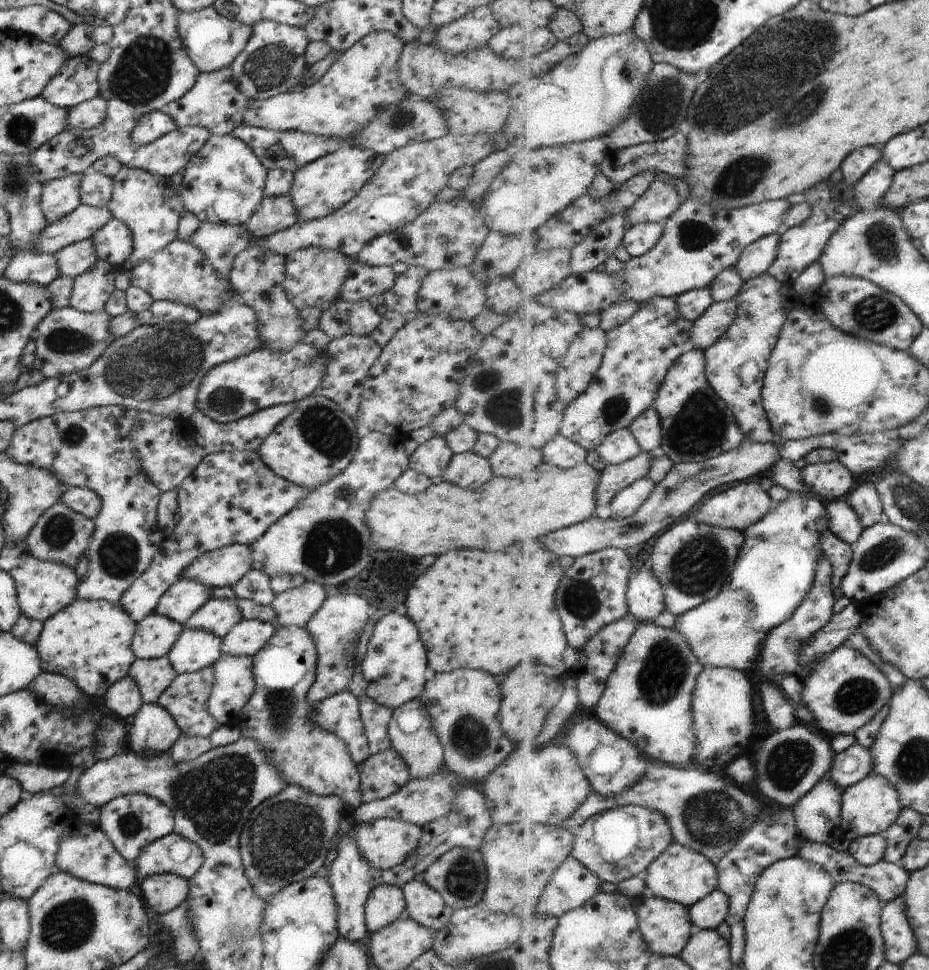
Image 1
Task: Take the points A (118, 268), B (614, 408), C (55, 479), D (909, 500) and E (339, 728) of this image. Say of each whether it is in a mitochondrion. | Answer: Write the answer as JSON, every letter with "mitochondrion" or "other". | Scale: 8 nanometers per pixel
{"A":"other","B":"mitochondrion","C":"other","D":"mitochondrion","E":"other"}

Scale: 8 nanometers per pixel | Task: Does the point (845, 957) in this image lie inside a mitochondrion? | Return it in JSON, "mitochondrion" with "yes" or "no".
{"mitochondrion":"yes"}

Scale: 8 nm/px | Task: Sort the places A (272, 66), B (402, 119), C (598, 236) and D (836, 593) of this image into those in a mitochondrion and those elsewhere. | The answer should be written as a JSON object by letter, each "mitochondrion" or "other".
{"A":"mitochondrion","B":"mitochondrion","C":"other","D":"other"}

